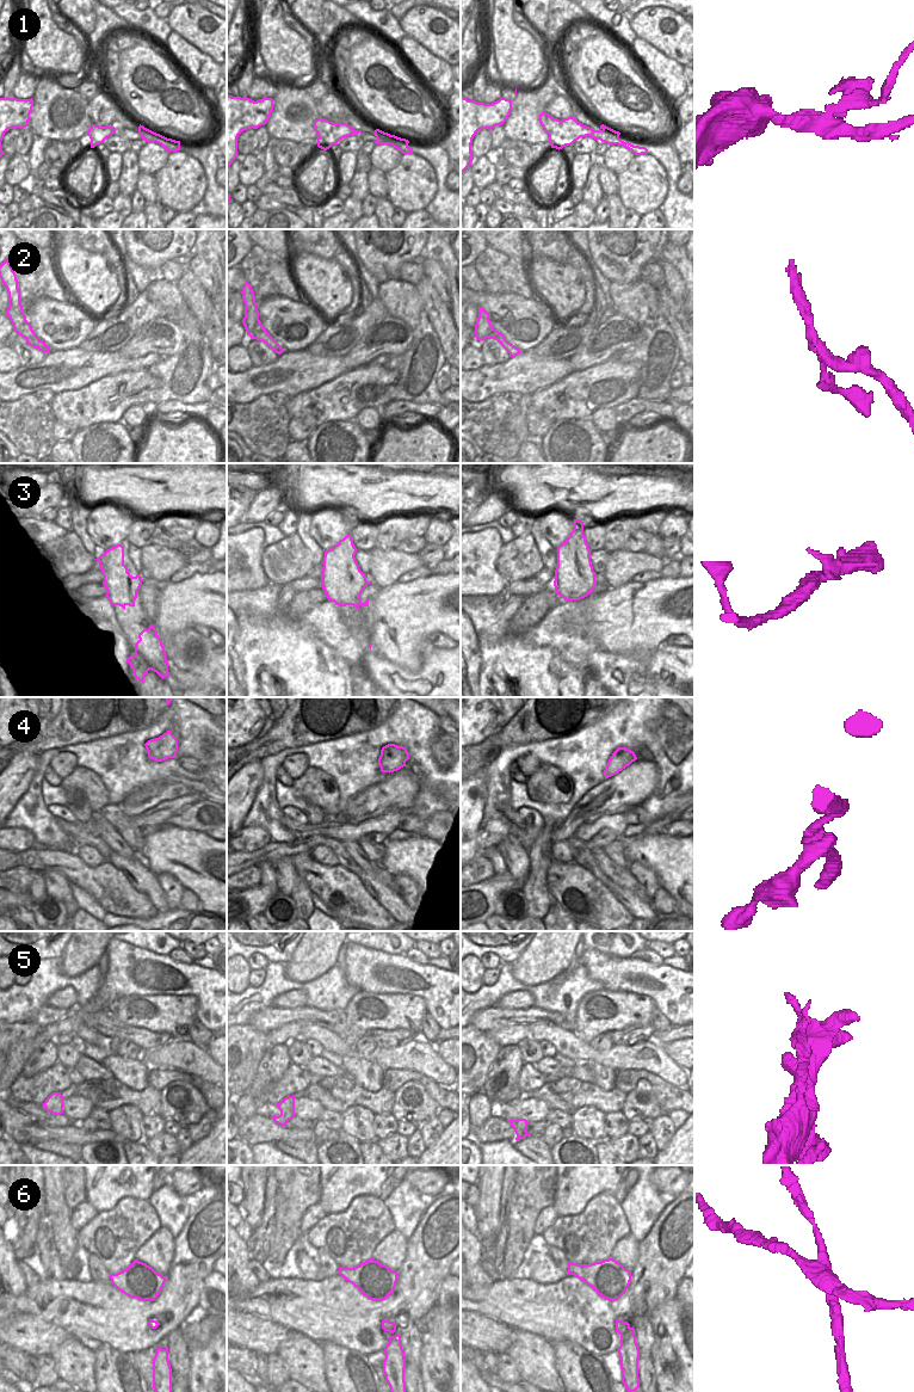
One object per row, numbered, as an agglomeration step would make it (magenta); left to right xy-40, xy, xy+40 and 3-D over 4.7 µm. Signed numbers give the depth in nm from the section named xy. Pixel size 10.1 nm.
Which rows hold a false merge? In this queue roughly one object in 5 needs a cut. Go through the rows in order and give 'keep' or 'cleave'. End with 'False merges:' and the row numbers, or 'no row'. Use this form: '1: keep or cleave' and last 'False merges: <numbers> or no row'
1: keep
2: cleave
3: keep
4: keep
5: keep
6: cleave
False merges: 2, 6

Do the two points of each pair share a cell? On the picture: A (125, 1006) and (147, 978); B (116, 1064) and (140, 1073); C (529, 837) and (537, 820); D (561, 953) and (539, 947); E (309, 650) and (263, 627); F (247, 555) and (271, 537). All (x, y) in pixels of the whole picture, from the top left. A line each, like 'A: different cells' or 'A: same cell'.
A: different cells
B: same cell
C: same cell
D: same cell
E: same cell
F: different cells

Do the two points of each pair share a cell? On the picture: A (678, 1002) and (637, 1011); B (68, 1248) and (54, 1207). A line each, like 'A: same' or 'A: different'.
A: different
B: same

